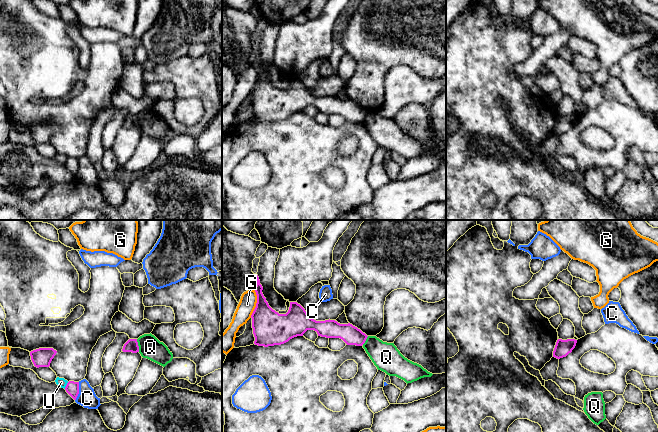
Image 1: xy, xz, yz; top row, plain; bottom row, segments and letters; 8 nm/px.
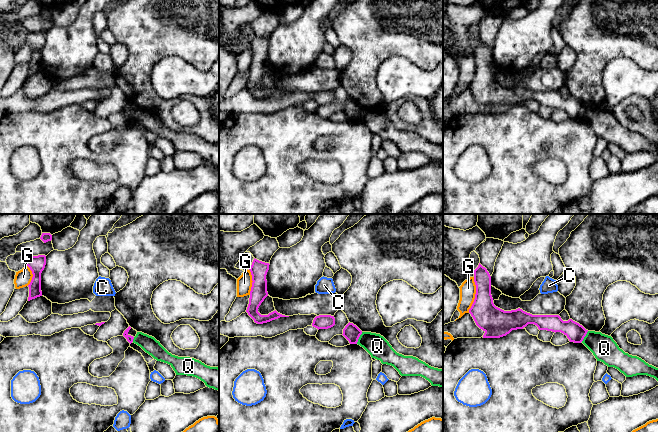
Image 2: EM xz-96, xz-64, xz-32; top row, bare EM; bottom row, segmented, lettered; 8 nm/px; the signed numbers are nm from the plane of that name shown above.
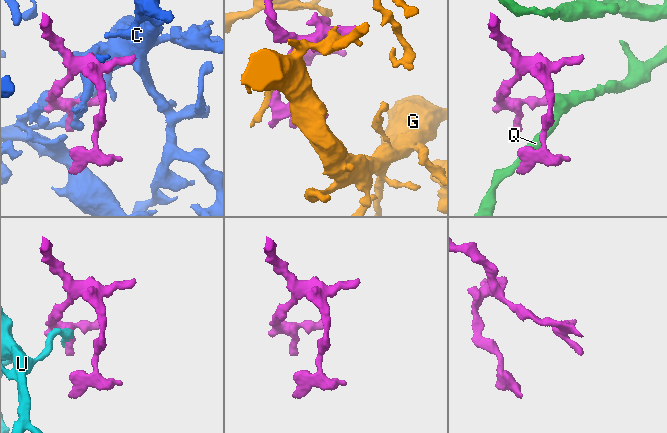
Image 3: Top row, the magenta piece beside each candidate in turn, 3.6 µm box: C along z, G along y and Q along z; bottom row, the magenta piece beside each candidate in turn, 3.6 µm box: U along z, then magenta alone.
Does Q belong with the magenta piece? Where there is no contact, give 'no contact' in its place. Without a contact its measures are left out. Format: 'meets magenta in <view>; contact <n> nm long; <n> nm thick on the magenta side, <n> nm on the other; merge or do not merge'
meets magenta in xy; contact 110 nm long; 100 nm thick on the magenta side, 180 nm on the other; do not merge

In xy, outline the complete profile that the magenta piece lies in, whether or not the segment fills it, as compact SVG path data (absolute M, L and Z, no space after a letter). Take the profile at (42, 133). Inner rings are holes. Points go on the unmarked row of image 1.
M39 124L30 128L35 143L49 143L57 127L53 124Z

